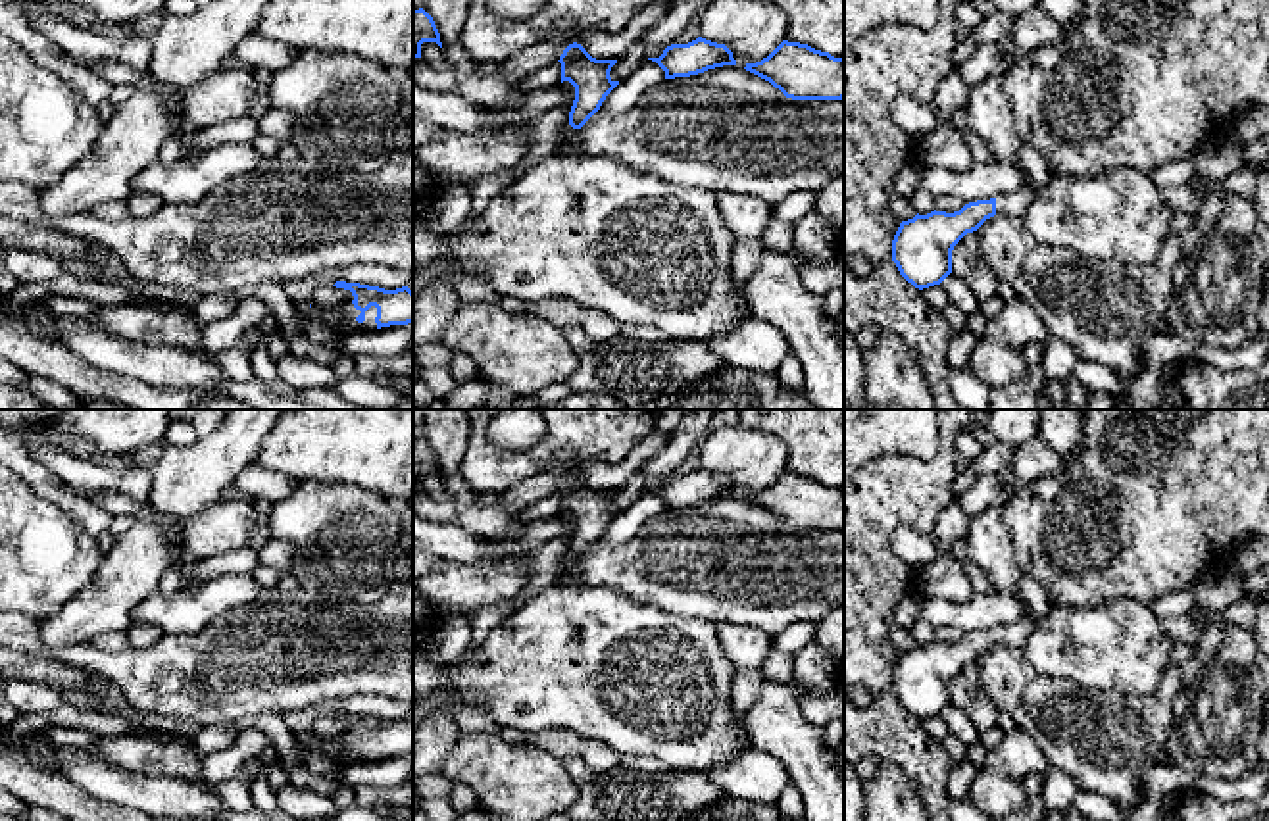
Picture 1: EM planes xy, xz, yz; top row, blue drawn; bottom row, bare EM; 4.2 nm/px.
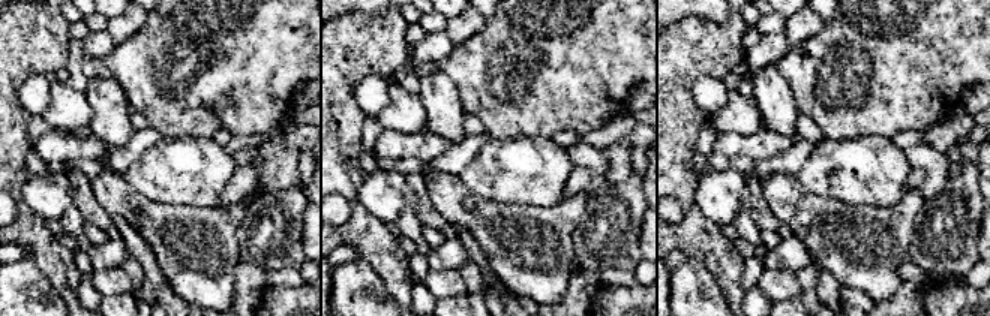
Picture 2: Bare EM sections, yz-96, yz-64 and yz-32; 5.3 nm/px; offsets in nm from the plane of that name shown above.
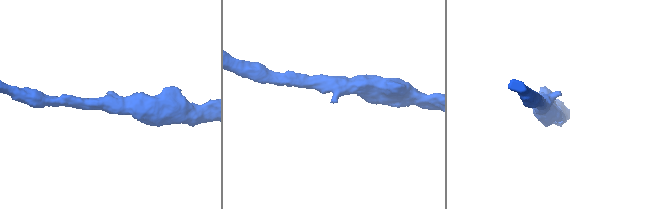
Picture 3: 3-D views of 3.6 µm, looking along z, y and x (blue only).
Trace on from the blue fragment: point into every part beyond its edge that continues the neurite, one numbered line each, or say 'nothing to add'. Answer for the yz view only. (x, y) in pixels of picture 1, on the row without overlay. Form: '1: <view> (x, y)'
1: yz (1016, 635)

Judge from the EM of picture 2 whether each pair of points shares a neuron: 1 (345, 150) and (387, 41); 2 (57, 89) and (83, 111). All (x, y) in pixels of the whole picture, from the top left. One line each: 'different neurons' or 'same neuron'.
1: same neuron
2: same neuron

